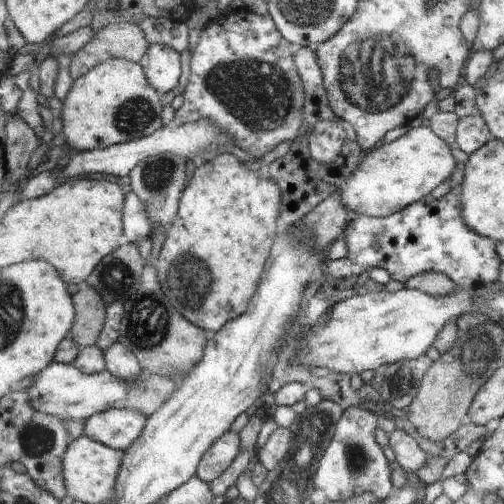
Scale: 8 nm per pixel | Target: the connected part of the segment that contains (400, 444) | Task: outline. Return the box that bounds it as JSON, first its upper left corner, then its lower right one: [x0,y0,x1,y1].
[389,429,427,472]

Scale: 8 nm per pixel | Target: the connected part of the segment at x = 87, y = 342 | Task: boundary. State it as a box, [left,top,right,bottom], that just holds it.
[70,285,107,348]

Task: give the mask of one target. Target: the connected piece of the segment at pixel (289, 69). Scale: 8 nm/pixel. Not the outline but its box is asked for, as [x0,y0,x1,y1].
[171,8,346,164]

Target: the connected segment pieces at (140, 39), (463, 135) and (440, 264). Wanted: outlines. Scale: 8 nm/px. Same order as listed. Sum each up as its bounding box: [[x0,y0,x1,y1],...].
[[69,22,150,80],[456,112,491,154],[342,185,503,296]]

